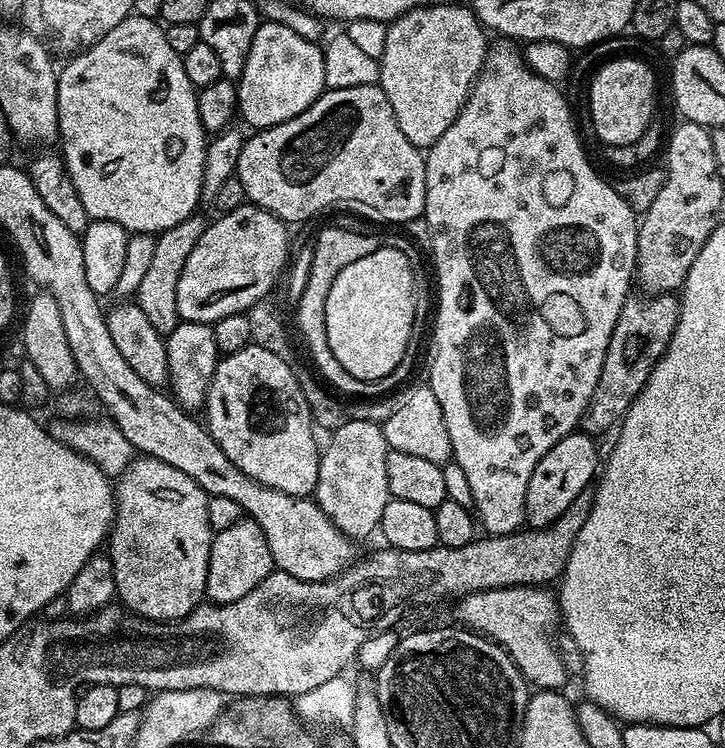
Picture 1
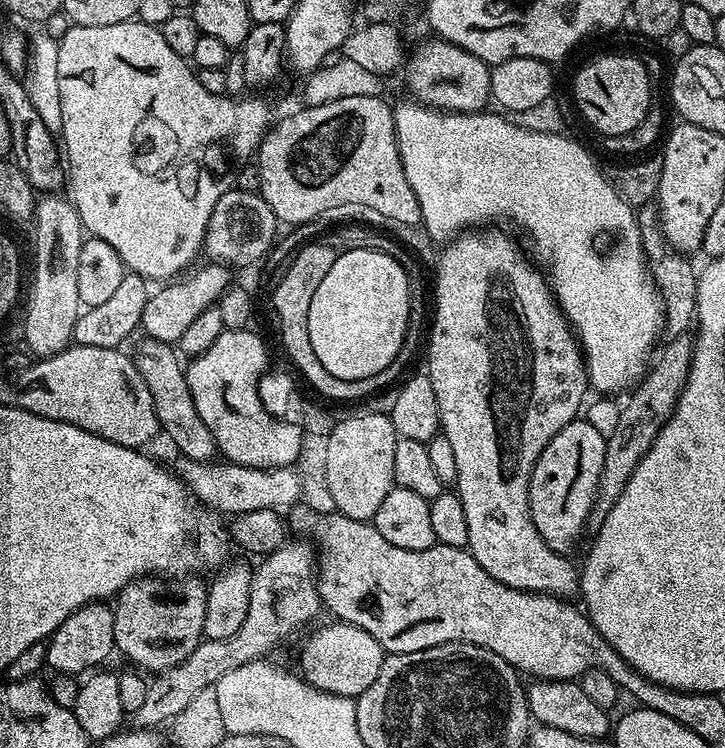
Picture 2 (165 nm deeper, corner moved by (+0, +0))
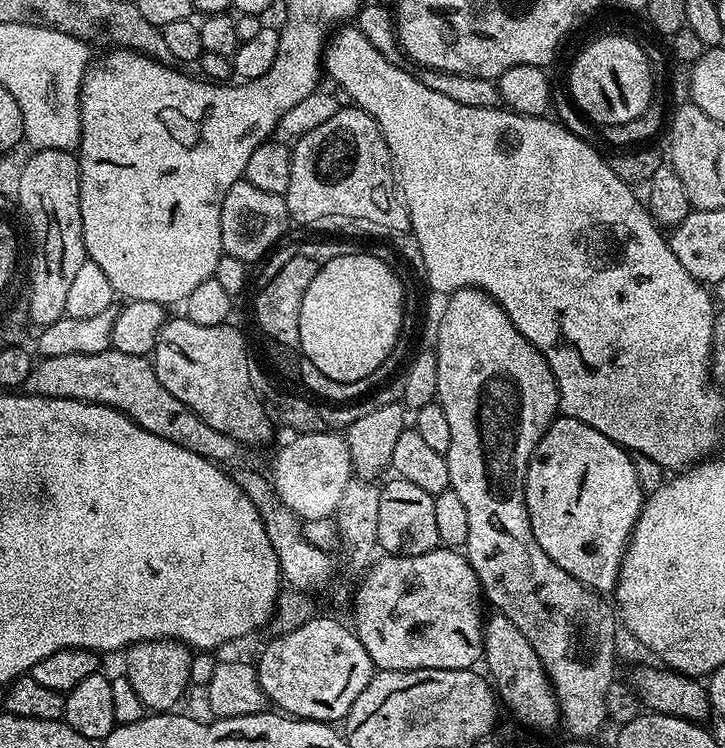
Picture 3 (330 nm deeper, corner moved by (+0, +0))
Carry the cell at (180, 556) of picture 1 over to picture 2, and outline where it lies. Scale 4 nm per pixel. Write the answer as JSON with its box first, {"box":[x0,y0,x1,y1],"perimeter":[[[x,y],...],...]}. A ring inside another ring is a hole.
{"box":[112,578,208,674],"perimeter":[[[137,578],[115,597],[112,608],[115,651],[132,663],[129,665],[145,673],[159,674],[186,662],[186,658],[194,654],[204,635],[208,596],[205,581],[196,579],[200,578],[181,579],[176,582],[181,584],[174,585],[172,592],[168,592],[167,586],[160,581],[163,579]]]}

